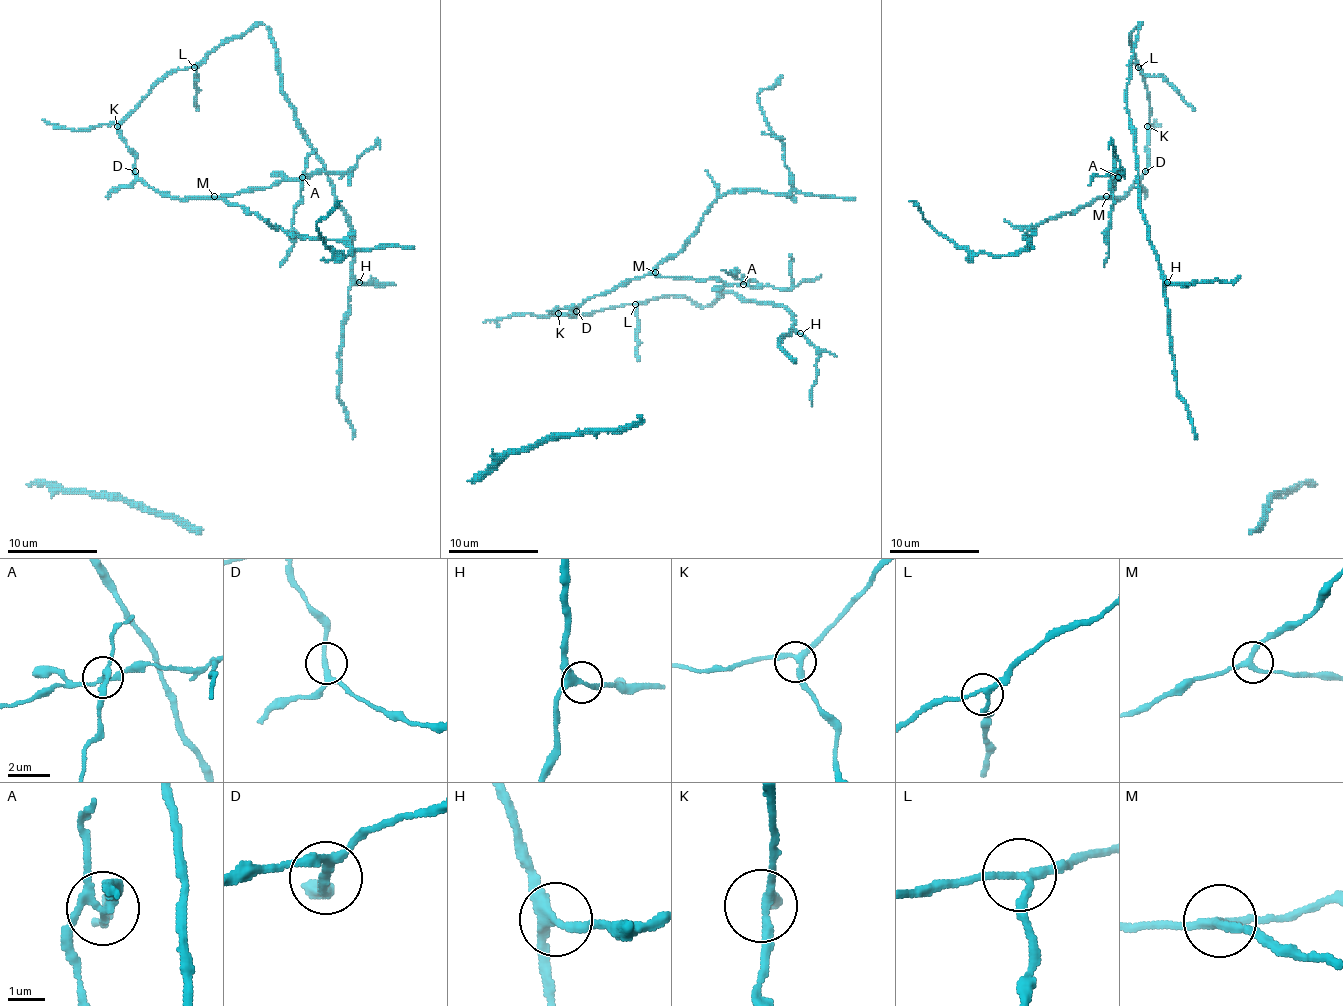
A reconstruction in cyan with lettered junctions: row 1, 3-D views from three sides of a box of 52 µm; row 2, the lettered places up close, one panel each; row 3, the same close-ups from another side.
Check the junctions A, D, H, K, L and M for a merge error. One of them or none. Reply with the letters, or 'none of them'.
A

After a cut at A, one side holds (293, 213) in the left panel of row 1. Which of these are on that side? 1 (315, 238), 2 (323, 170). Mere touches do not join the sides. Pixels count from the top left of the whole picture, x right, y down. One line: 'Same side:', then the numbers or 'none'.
Same side: none

